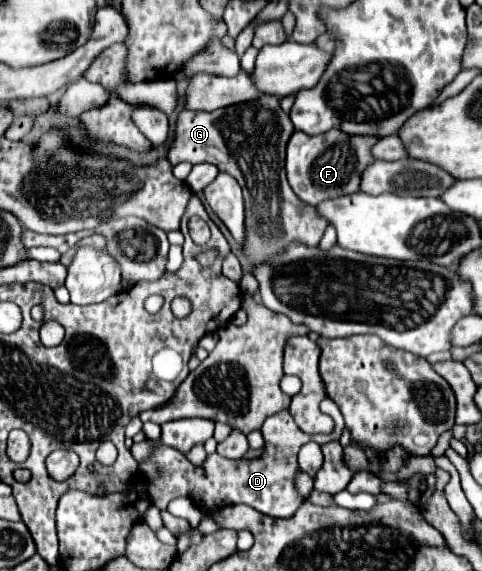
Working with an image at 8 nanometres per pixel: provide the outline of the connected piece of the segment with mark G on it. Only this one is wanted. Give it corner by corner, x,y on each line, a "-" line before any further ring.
261,95
249,103
229,105
211,113
181,111
175,121
175,135
167,151
171,165
187,161
211,163
237,179
245,199
245,243
247,263
261,263
277,251
285,251
291,241
317,247
327,221
317,215
313,205
303,203
289,187
285,177
285,147
295,127
289,113
281,111
279,97

